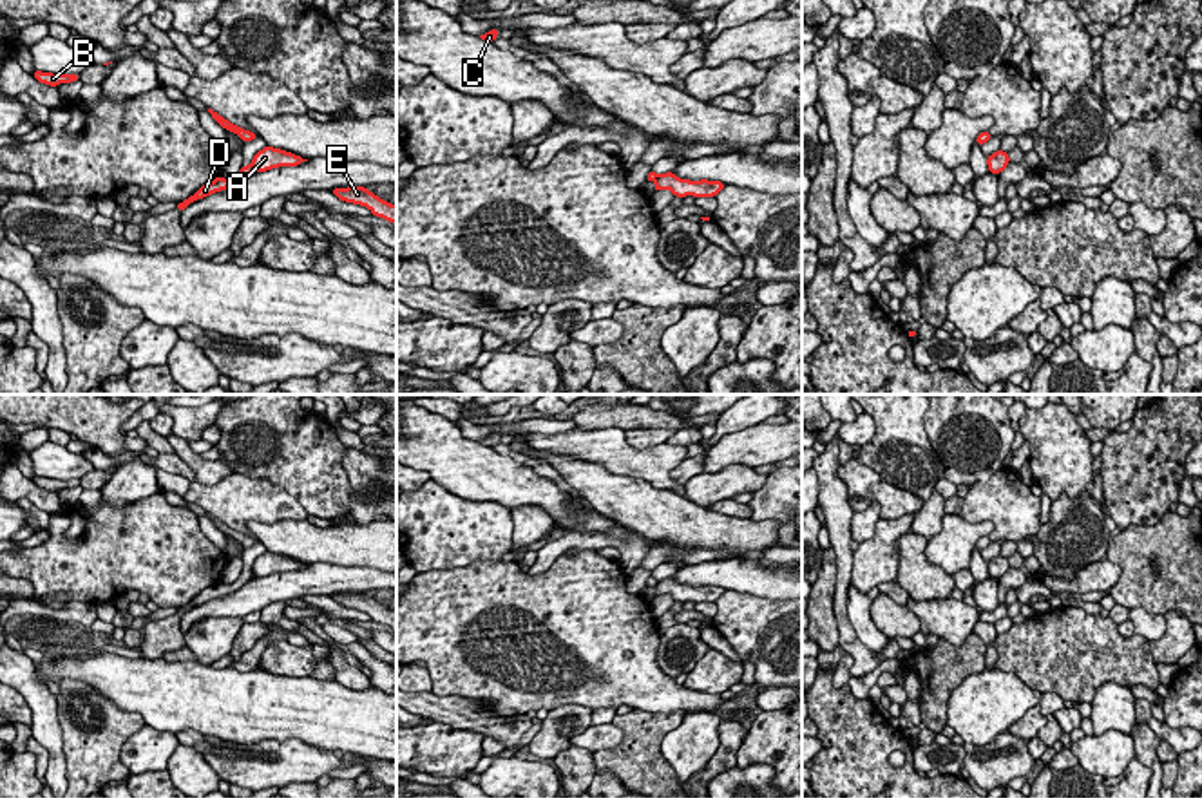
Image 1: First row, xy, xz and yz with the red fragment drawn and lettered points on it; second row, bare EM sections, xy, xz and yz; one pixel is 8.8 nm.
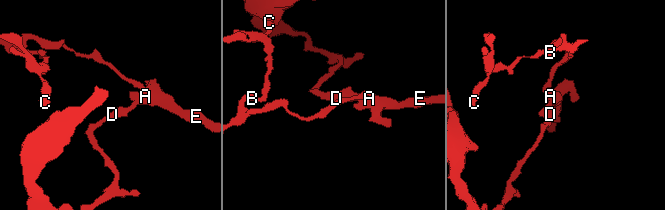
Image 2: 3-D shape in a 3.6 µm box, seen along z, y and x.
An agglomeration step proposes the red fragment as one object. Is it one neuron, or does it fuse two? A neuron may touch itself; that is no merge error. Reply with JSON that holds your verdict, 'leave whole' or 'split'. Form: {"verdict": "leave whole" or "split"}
{"verdict": "split"}

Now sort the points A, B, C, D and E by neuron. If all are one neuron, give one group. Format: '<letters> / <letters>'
A B C E / D

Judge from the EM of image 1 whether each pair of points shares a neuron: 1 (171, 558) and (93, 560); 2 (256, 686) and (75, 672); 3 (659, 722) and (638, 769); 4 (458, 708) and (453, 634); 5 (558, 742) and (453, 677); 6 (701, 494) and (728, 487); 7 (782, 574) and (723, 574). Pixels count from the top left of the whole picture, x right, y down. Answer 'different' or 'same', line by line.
1: same
2: same
3: same
4: different
5: different
6: same
7: same

